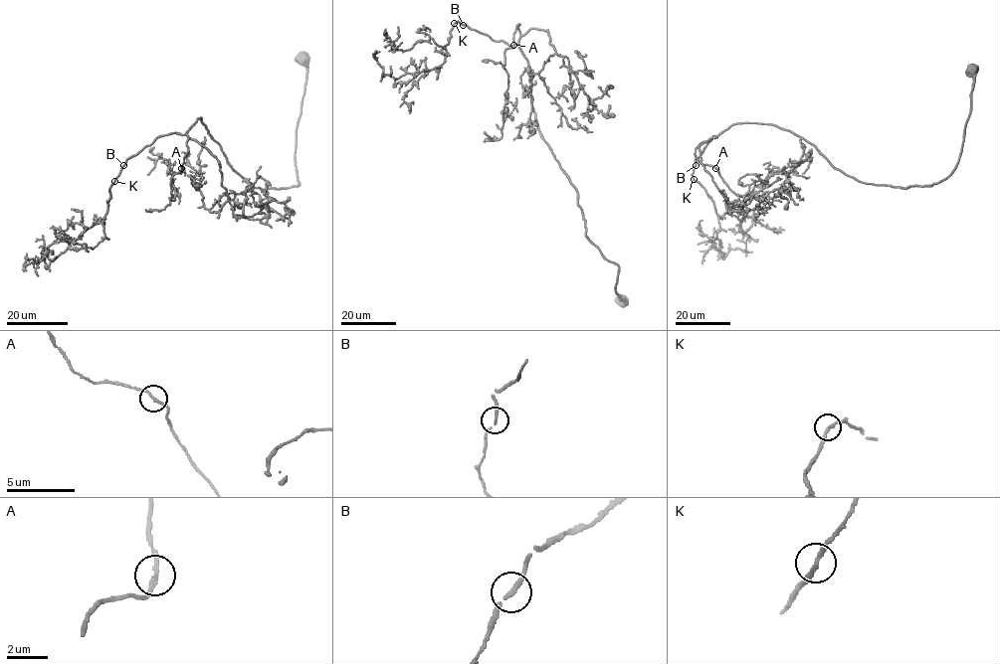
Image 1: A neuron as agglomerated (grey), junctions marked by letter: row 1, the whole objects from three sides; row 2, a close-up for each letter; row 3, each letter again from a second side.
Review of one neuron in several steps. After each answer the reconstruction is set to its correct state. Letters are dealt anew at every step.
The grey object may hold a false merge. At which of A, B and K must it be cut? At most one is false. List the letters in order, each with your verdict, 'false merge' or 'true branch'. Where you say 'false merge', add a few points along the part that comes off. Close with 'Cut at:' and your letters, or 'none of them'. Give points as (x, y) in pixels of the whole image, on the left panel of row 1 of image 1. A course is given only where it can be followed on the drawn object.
A: true branch
B: true branch
K: true branch
Cut at: none of them

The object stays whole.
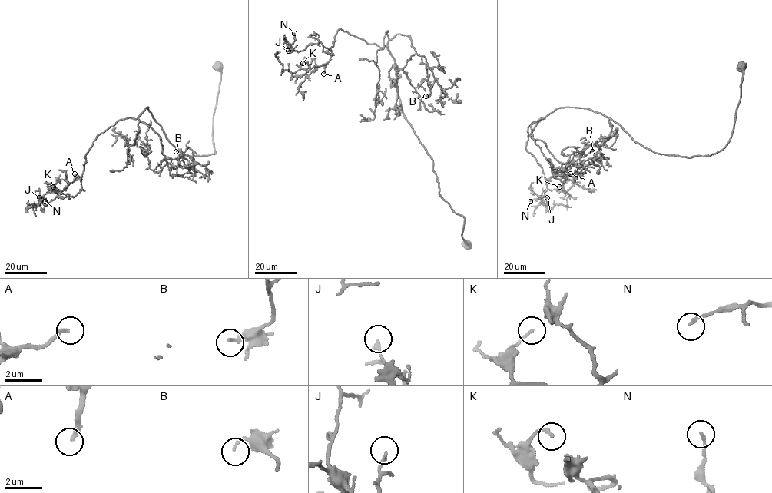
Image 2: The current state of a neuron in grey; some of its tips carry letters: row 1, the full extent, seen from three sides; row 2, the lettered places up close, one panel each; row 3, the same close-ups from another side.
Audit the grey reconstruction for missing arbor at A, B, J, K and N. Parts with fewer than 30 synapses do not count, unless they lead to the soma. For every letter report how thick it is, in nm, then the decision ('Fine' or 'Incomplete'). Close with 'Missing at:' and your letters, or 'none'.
A: Thickness 190 nm. Incomplete
B: Thickness 160 nm. Fine
J: Thickness 140 nm. Fine
K: Thickness 100 nm. Fine
N: Thickness 130 nm. Fine
Missing at: A

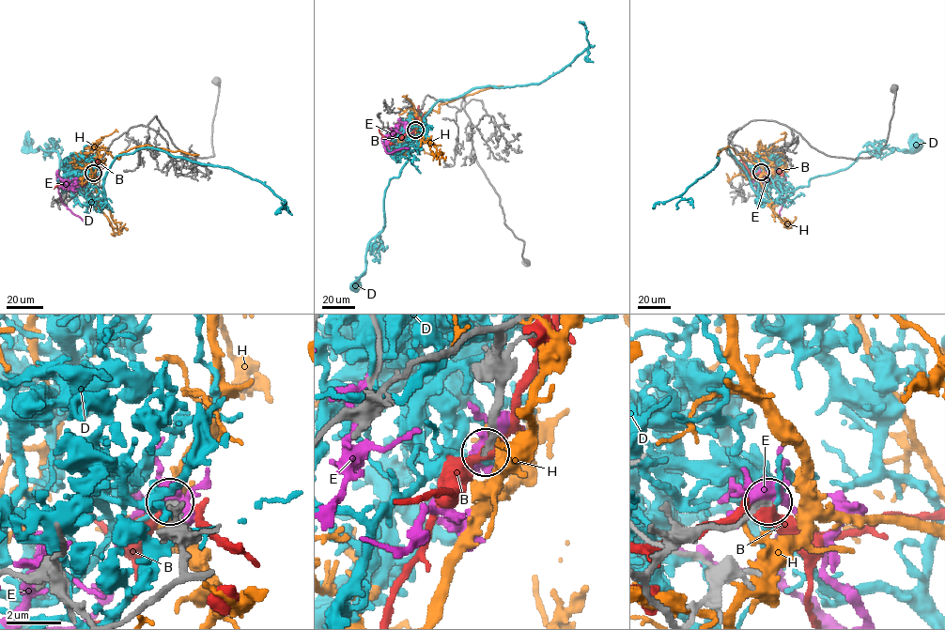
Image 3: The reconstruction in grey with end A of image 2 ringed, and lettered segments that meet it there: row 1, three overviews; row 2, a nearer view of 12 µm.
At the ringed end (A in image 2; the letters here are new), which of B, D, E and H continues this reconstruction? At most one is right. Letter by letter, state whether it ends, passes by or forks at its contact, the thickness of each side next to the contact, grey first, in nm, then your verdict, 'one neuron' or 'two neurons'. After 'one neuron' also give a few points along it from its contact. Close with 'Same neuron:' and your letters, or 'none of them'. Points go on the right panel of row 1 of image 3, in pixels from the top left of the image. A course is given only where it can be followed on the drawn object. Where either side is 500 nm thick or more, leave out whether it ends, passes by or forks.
B: it passes by; calibres 240 and 460 nm; two neurons
D: it passes by; calibres 190 and 150 nm; two neurons
E: it forks; calibres 280 and 400 nm; two neurons
H: it ends; calibres 300 and 190 nm; two neurons
Same neuron: none of them

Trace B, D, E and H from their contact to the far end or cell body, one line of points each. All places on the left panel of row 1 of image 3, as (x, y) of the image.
B: (93, 174), (78, 174), (65, 188), (57, 185), (54, 188)
D: (93, 174), (84, 181), (91, 198), (58, 176), (56, 151), (39, 146), (32, 150), (26, 143)
E: (94, 175), (70, 189), (56, 171), (58, 192), (62, 203), (86, 222)
H: (93, 175), (99, 151), (101, 149), (119, 159), (120, 153), (146, 145), (198, 154)

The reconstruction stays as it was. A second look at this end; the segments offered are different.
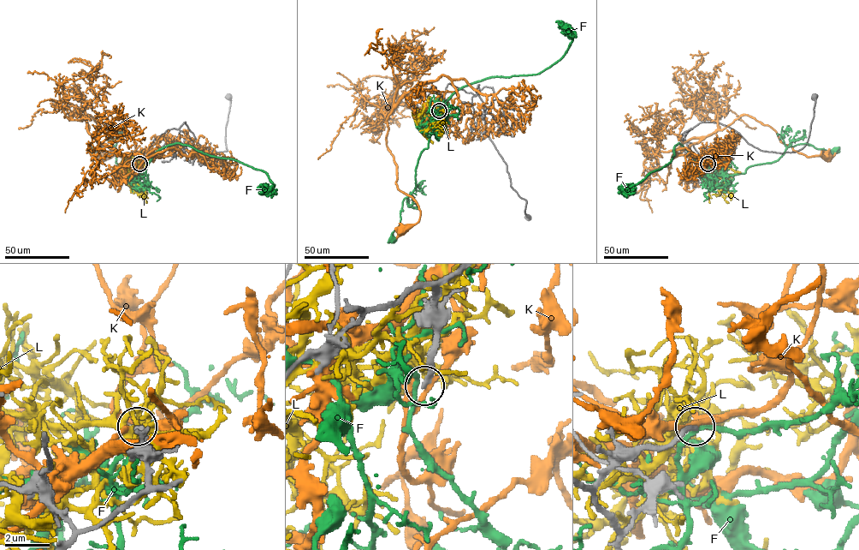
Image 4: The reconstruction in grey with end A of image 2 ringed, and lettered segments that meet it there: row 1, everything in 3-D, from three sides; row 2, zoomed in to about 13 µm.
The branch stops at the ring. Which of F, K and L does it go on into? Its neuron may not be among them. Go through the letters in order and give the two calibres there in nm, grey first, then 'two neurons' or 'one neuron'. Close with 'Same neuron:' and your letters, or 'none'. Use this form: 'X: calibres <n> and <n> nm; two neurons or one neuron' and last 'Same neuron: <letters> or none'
F: calibres 200 and 170 nm; two neurons
K: calibres 240 and 200 nm; two neurons
L: calibres 240 and 280 nm; two neurons
Same neuron: none

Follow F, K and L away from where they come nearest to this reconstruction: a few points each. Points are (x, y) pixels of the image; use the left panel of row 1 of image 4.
F: (139, 164), (140, 174), (132, 175), (115, 163), (114, 147), (102, 143), (101, 148), (92, 150)
K: (140, 164), (156, 149), (158, 157), (121, 154), (88, 132), (87, 115), (97, 144), (121, 157), (101, 157)
L: (139, 164), (126, 163), (116, 170), (119, 175), (129, 176), (144, 188), (146, 203)

